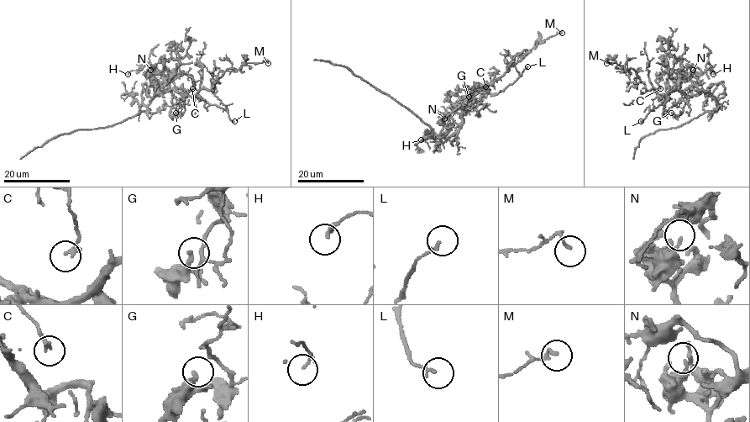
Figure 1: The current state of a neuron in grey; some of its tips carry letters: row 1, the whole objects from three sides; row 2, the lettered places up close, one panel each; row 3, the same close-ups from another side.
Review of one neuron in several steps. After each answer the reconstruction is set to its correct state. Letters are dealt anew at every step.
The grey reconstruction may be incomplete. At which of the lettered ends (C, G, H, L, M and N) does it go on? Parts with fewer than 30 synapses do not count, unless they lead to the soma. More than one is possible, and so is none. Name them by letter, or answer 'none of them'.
none of them

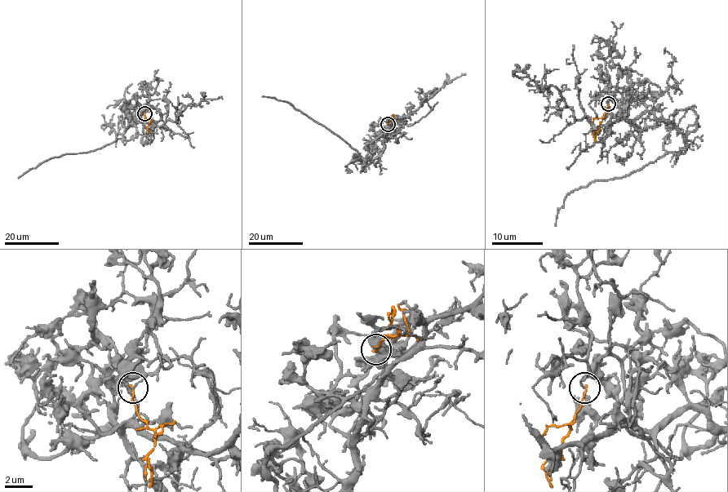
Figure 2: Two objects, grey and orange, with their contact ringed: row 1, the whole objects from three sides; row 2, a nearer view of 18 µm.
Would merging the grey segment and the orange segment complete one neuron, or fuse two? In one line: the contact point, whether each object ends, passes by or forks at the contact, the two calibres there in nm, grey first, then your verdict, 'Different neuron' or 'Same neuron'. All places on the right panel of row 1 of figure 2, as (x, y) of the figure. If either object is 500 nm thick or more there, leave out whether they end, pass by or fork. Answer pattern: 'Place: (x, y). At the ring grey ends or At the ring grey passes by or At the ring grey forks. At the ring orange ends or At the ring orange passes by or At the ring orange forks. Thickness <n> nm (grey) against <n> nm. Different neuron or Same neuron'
Place: (608, 104). At the ring grey ends. At the ring orange ends. Thickness 120 nm (grey) against 110 nm. Different neuron

